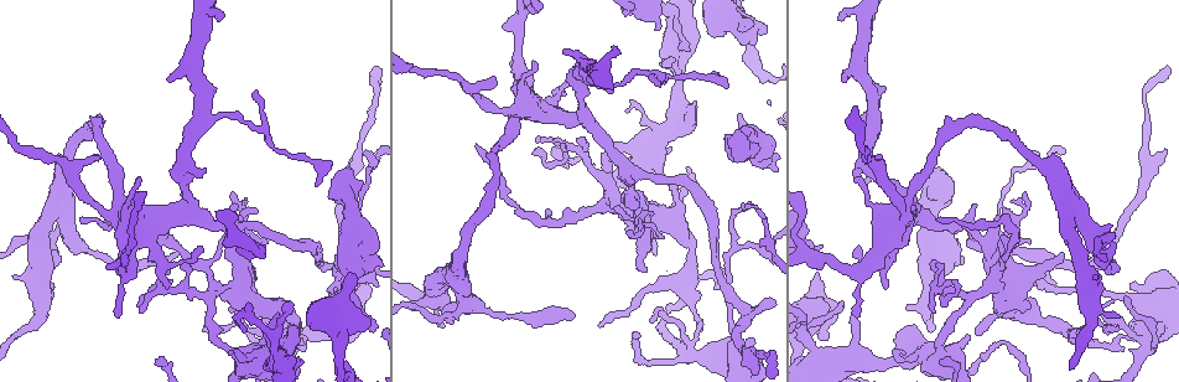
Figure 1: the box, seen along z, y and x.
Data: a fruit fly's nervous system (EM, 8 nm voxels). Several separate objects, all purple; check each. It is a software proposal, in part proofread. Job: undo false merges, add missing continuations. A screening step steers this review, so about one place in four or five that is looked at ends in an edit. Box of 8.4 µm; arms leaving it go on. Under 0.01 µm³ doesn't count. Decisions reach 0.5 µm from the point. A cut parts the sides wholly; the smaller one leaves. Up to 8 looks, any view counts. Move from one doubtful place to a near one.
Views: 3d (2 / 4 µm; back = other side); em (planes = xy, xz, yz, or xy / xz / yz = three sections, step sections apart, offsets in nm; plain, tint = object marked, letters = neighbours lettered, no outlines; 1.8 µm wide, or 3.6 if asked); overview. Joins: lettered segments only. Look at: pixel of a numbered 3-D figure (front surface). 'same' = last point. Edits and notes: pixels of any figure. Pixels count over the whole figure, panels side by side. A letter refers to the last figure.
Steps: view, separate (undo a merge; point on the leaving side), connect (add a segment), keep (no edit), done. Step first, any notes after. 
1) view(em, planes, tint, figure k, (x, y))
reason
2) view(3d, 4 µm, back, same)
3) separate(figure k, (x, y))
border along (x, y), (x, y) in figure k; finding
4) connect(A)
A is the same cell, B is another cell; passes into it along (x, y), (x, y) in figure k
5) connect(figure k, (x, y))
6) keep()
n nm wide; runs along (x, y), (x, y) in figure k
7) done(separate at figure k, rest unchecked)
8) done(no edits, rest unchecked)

view(em, planes, letters, figure 1, (823, 244))
free end

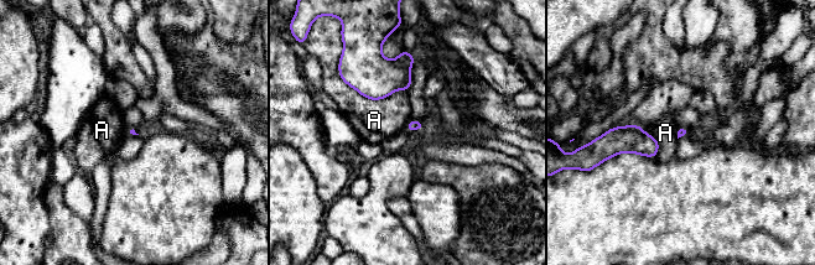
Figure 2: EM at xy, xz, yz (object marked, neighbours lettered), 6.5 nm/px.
keep()
A is another cell; border along (339, 77), (370, 99), (406, 92) in figure 2; no lettered segment goes on from it

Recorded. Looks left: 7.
view(3d, 4 µm, figure 1, (750, 23))
free end

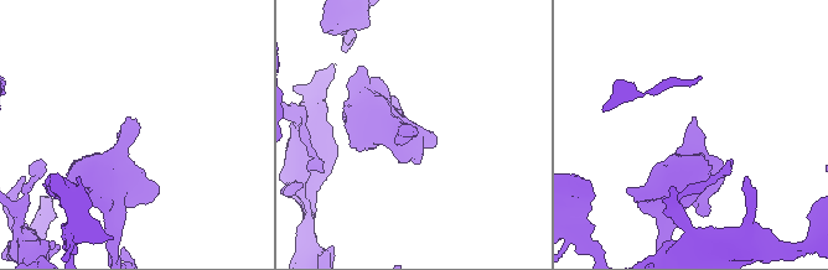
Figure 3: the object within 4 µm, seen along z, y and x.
view(em, xy, step 16, letters, figure 3, (413, 131))
now the EM

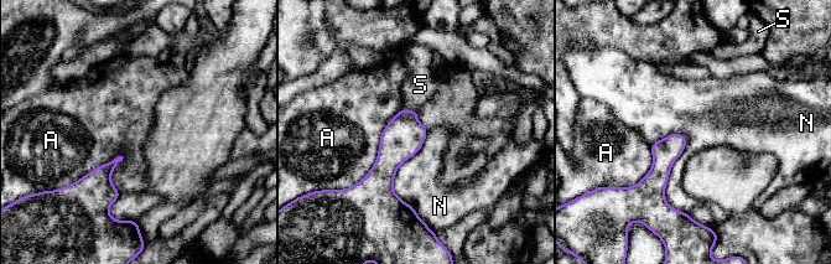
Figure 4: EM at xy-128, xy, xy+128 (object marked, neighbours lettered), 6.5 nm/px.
connect(S)
S is the same cell, A and N are other cells; passes into it along (404, 135), (409, 112), (420, 84) in figure 4; the cell continues

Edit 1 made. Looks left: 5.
view(overview)
see it whole again

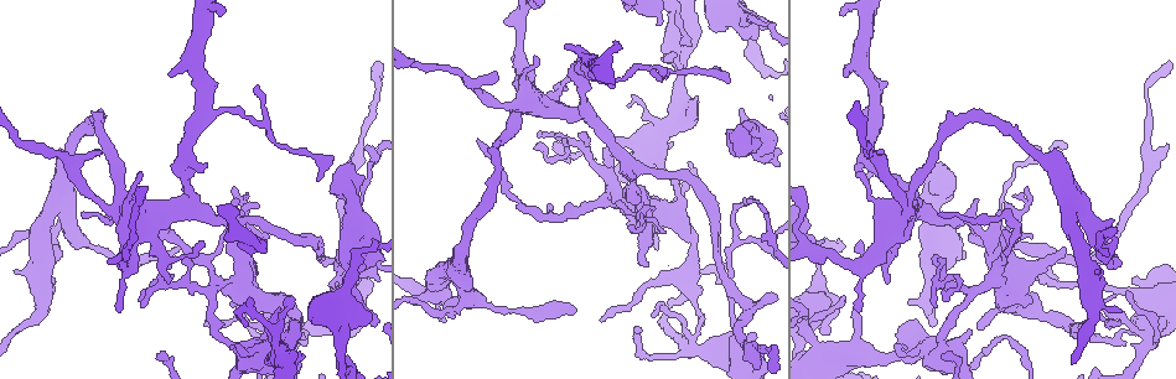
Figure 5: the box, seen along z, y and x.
view(em, planes, tint, figure 5, (743, 143))
sharp bend

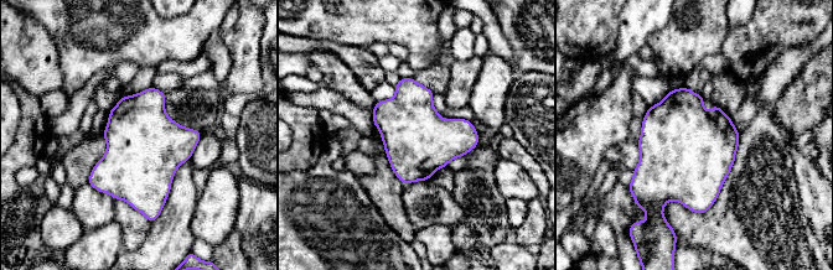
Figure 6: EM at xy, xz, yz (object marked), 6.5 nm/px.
view(em, planes, letters, same)
what lies round it

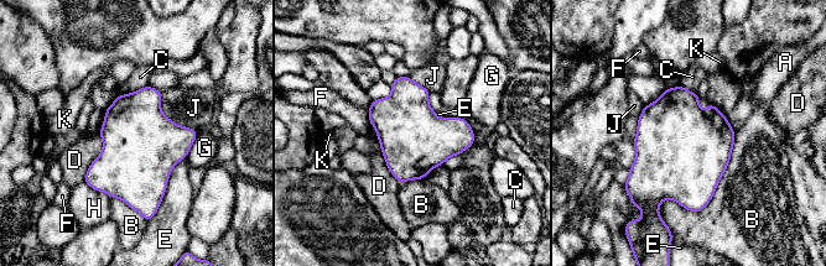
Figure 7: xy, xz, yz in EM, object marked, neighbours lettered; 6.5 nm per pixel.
keep()
440 nm wide; A, B, C, D, E, F, G, H, J and K are other cells; border along (185, 157), (150, 219) in figure 7; one cell here

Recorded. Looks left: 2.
view(em, yz, step 4, tint, figure 5, (546, 159))

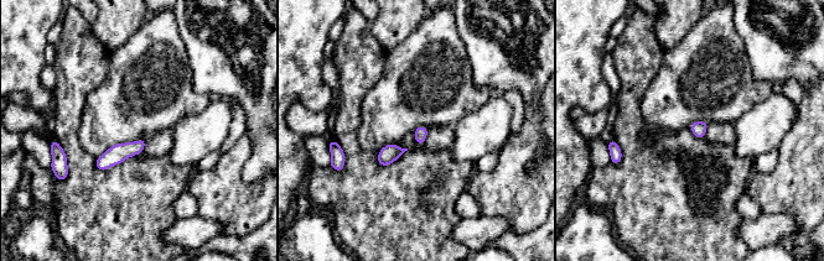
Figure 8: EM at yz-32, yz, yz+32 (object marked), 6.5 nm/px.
view(em, planes, letters, same)

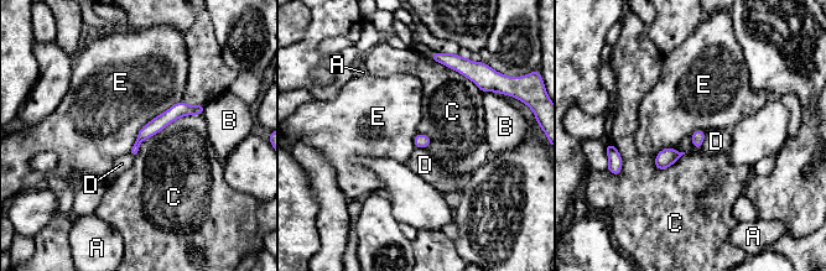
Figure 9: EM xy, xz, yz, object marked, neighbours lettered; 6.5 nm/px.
keep()
C touches over 500 nm; A, B, C, D and E are other cells; border along (181, 100), (149, 120), (129, 152) in figure 9; no lettered segment goes on from it

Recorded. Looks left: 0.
done(connect at figure 4, rest unchecked)

